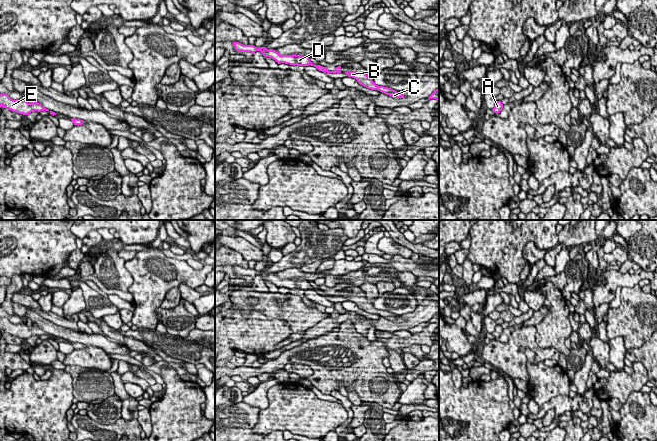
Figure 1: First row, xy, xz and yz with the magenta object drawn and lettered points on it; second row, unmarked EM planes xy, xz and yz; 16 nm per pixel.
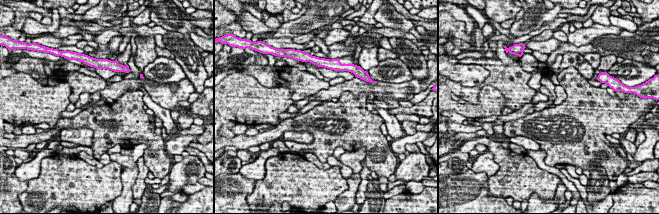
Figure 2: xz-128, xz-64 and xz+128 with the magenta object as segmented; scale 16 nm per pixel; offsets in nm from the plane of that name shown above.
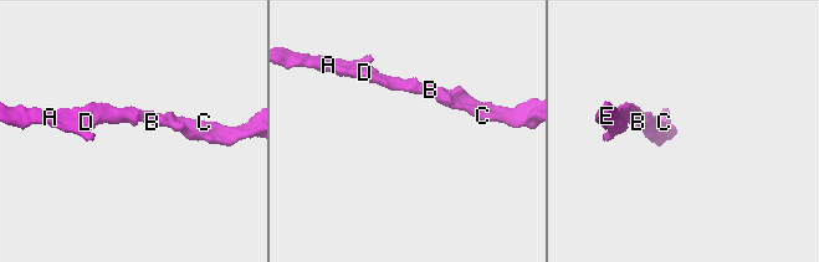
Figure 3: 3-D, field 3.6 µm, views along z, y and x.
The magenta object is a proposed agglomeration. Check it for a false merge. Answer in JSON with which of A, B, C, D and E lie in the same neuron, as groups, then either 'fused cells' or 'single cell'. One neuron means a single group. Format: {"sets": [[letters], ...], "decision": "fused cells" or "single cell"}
{"sets": [["A", "B", "C", "D", "E"]], "decision": "single cell"}

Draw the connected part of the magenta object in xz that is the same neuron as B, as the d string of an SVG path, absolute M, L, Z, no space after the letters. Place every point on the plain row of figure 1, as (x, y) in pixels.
M350 295L345 296L345 298L348 301L352 301L352 302L356 303L360 309L362 309L368 313L378 314L393 322L403 322L404 321L404 319L399 318L397 315L395 315L391 312L376 309L372 304L372 302L374 301L374 298L368 300L363 296L350 296Z

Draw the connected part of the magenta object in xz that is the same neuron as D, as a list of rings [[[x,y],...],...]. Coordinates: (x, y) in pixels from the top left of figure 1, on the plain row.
[[[232,266],[234,269],[234,272],[238,276],[250,276],[254,278],[256,275],[260,275],[262,279],[265,281],[272,282],[275,284],[278,288],[285,287],[289,289],[297,289],[297,290],[314,290],[319,295],[322,295],[324,297],[341,297],[341,290],[338,290],[335,292],[334,295],[328,295],[326,291],[323,291],[321,289],[315,289],[313,288],[309,281],[307,280],[300,280],[300,279],[280,279],[277,275],[273,273],[266,273],[265,271],[255,271],[254,269],[243,269],[239,266]]]

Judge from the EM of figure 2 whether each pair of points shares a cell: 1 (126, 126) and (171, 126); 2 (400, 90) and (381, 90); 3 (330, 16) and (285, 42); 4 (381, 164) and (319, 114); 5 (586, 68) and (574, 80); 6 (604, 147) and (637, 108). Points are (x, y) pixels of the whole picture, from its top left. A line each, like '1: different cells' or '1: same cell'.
1: different cells
2: same cell
3: different cells
4: same cell
5: different cells
6: same cell

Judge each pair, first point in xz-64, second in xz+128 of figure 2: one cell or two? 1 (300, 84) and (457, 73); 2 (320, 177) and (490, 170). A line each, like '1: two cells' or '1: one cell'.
1: two cells
2: two cells

